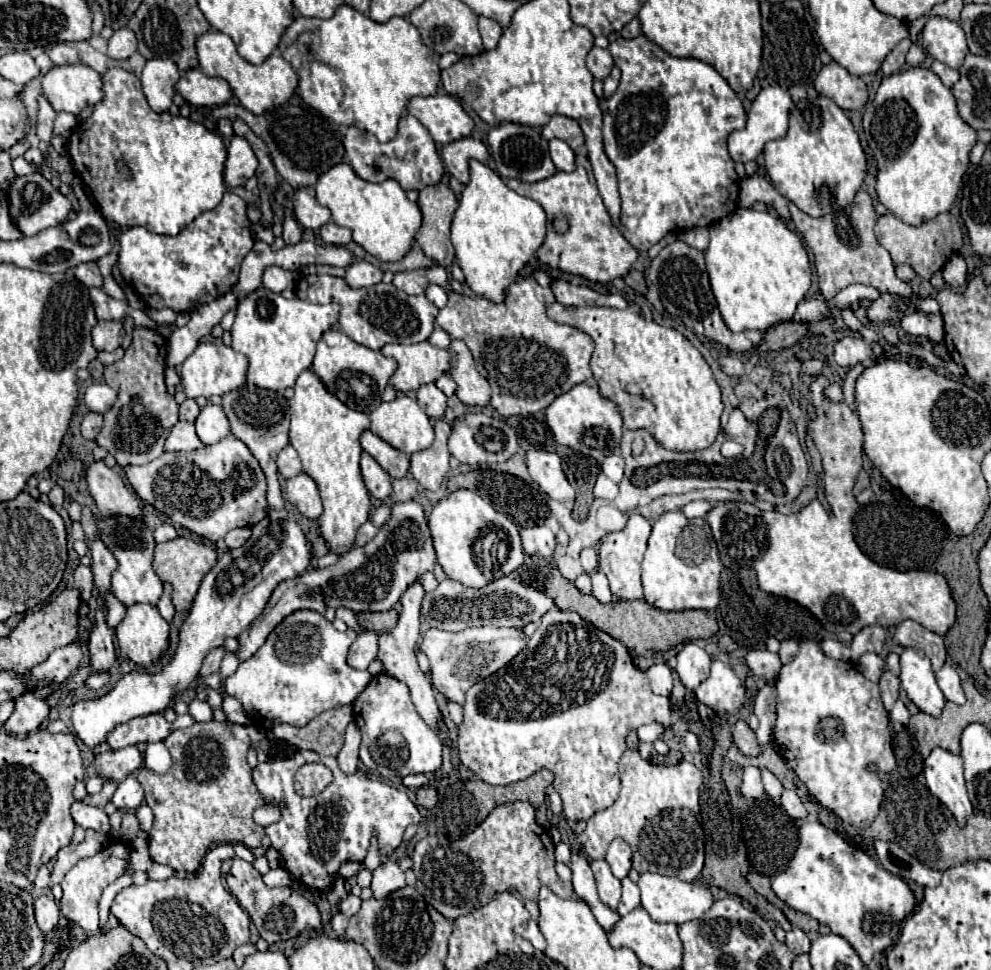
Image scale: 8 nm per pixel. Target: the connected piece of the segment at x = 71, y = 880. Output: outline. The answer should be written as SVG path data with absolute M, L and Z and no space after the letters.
M110 840L110 844L106 848L102 848L98 854L94 854L92 858L82 858L64 876L64 880L60 884L62 890L64 890L64 896L60 900L62 916L66 916L70 922L78 924L82 930L94 930L94 934L96 934L100 930L98 928L98 900L100 900L100 894L108 884L112 884L128 868L130 868L130 850L124 842Z

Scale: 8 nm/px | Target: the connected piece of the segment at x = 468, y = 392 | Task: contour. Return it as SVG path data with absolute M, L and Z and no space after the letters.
M452 340L448 350L452 352L452 364L450 364L448 374L458 384L456 396L466 406L486 406L492 390L490 390L490 384L486 382L486 378L482 378L478 374L468 346L462 340Z

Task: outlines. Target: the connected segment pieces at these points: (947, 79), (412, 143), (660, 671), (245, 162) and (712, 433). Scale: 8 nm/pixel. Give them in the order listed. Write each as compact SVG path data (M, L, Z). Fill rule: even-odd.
M934 62L934 64L932 64L932 72L934 72L946 86L952 86L952 84L956 82L956 72L952 74L952 70L950 70L946 64L942 64L942 62Z
M404 114L400 118L396 138L386 144L380 144L368 132L356 126L350 126L344 136L344 148L346 148L348 164L354 168L354 172L360 178L368 182L384 182L388 178L394 178L404 190L416 190L416 188L420 190L424 186L438 184L444 174L444 166L442 166L442 160L438 156L438 150L430 132L410 114Z
M654 664L646 670L646 676L650 680L652 692L660 696L670 696L672 692L672 670L668 664Z
M234 136L230 140L228 158L226 158L226 164L224 164L224 184L228 188L244 186L246 180L254 176L256 166L258 166L258 160L254 158L250 144L244 138Z
M554 302L546 306L546 314L550 320L574 326L586 332L594 340L594 354L590 358L594 380L598 384L600 394L618 406L626 430L640 430L640 428L648 430L654 436L654 440L662 444L666 450L688 452L712 446L712 442L720 432L720 414L724 408L720 400L720 388L712 376L708 362L678 330L660 326L654 320L646 318L634 302L628 302L628 308L624 310L584 306L576 308L574 312Z

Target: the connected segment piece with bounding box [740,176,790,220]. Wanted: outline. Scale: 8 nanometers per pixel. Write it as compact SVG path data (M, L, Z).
M748 176L740 180L740 206L750 208L754 202L772 206L784 220L790 220L788 200L774 190L774 186L762 176Z

